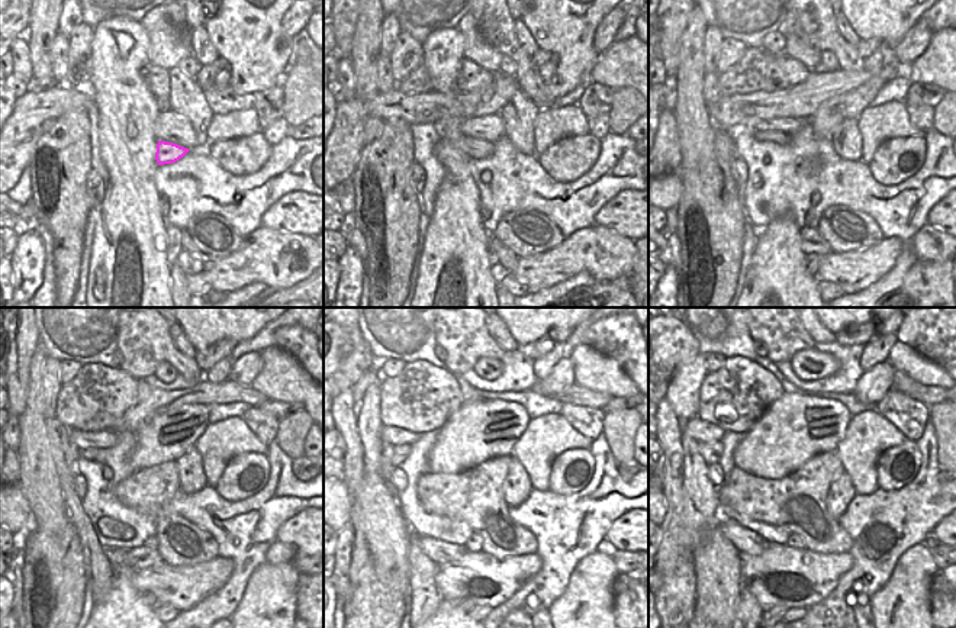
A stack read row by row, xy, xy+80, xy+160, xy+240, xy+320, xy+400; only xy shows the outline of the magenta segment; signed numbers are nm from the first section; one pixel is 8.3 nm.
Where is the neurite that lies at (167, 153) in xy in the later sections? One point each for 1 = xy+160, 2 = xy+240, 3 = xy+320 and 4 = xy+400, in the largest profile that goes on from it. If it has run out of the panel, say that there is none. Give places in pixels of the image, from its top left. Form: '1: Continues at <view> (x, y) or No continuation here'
1: Continues at xy+160 (778, 137)
2: Continues at xy+240 (92, 454)
3: Continues at xy+320 (401, 453)
4: Continues at xy+400 (711, 453)

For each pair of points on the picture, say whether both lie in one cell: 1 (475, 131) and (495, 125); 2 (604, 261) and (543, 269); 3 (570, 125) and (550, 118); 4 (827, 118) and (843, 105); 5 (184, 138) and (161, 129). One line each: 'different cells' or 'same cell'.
1: same cell
2: same cell
3: same cell
4: same cell
5: same cell

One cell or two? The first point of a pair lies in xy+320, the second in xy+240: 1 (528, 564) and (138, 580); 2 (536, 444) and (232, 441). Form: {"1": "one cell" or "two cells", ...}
{"1": "one cell", "2": "one cell"}

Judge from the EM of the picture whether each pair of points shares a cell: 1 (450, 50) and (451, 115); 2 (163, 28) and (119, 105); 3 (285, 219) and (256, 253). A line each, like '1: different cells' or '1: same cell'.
1: same cell
2: different cells
3: different cells

